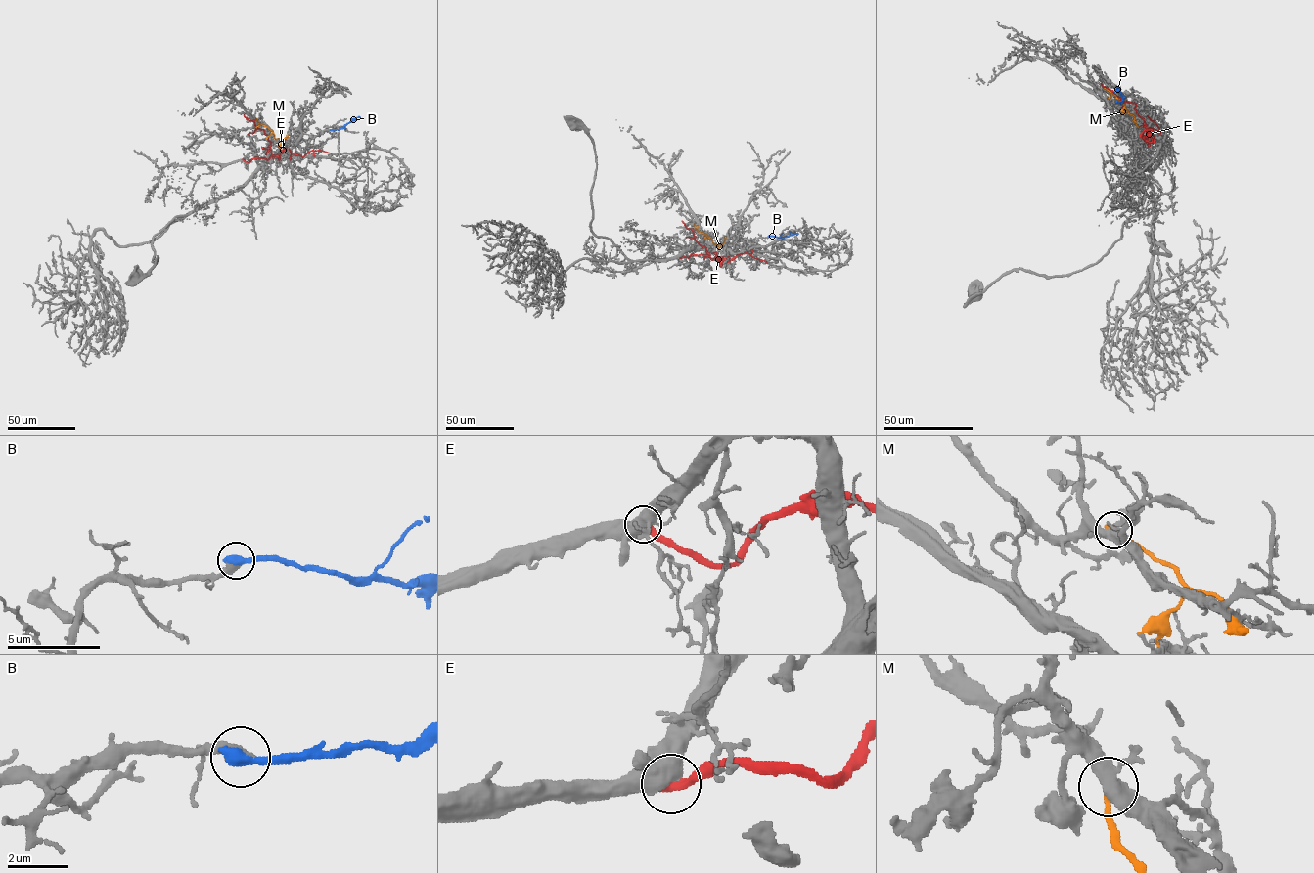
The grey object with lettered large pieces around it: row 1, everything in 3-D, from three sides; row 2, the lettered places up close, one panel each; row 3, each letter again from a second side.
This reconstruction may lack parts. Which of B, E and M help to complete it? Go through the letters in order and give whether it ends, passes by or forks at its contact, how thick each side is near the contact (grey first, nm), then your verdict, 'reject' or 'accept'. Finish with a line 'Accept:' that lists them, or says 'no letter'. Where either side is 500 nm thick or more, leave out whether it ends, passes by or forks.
B: it ends | 480/480 nm | accept
E: 900/420 nm | reject
M: it ends | 420/240 nm | reject
Accept: B

